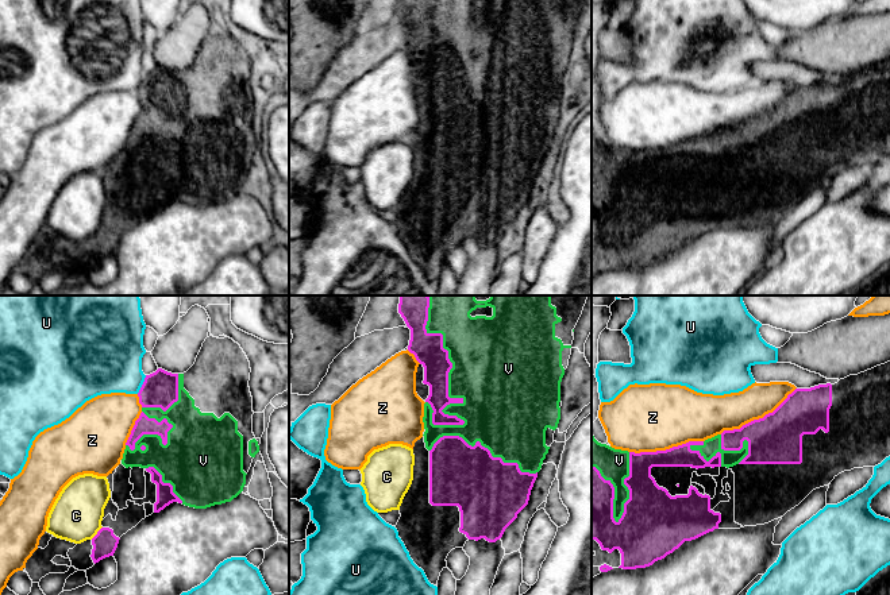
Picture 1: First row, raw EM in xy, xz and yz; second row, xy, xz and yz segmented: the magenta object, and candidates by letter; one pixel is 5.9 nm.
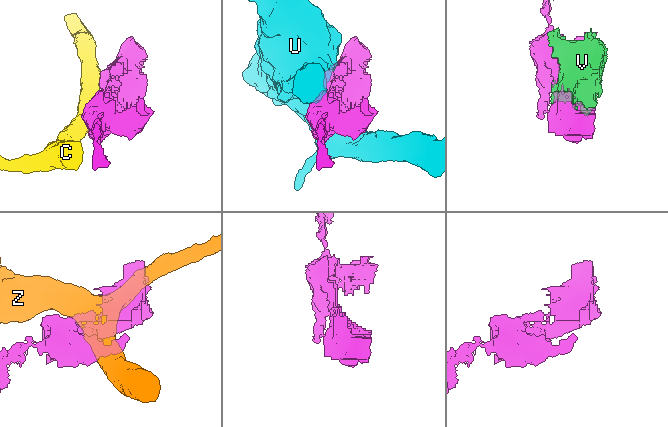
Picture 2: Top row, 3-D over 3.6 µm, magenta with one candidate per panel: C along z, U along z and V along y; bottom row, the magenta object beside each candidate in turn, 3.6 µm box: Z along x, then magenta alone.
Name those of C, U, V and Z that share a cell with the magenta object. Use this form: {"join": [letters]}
{"join": ["V"]}

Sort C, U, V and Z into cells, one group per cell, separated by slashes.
C / U / V / Z

